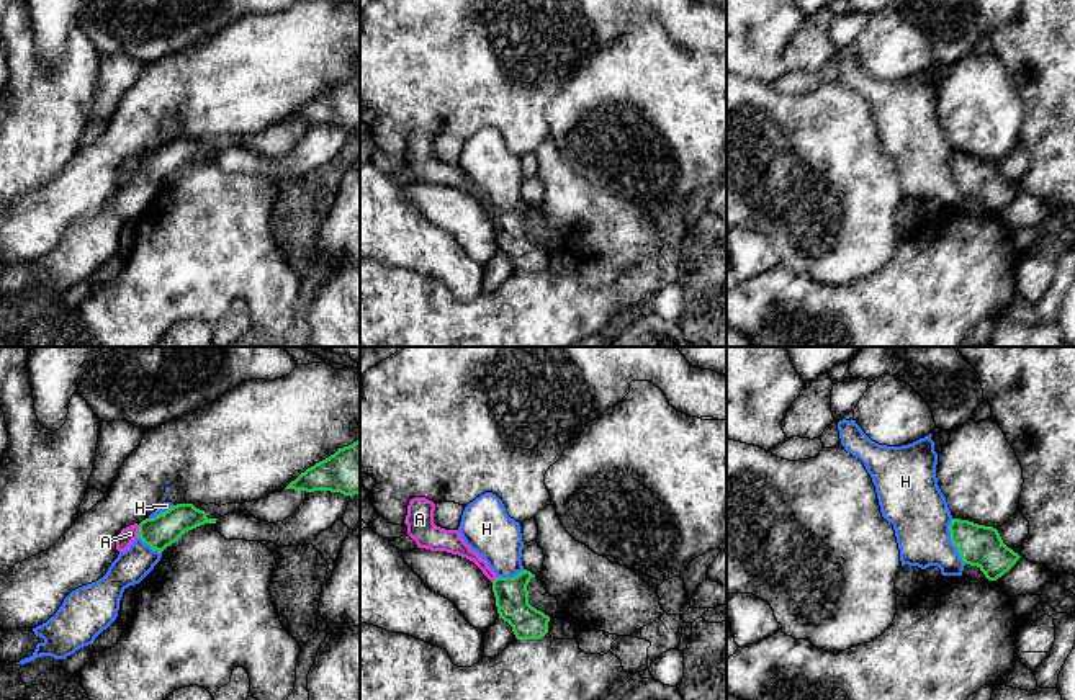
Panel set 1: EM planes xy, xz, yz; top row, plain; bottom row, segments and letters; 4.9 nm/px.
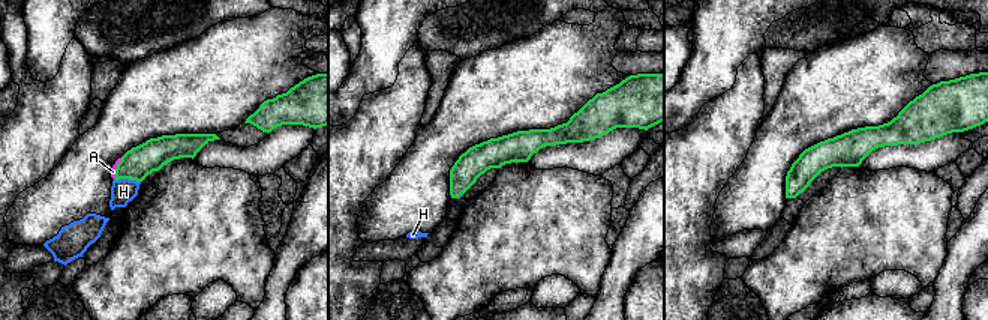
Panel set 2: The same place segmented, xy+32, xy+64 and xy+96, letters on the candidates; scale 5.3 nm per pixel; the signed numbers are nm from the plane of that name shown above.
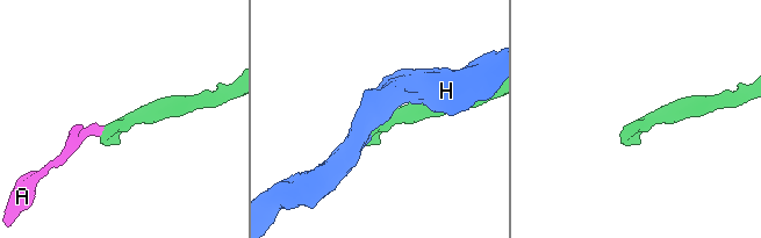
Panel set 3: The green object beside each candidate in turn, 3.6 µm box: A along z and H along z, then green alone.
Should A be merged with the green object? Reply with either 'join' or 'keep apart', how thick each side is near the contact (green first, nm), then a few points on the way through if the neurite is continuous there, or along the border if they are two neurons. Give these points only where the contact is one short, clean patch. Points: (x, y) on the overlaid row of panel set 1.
join; calibres 160 and 80 nm; way xy (167, 527), (161, 532), (139, 532), (130, 533)

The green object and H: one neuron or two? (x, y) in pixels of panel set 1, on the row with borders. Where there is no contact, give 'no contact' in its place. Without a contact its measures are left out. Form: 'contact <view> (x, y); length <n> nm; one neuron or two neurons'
contact yz (951, 540); length 240 nm; two neurons

